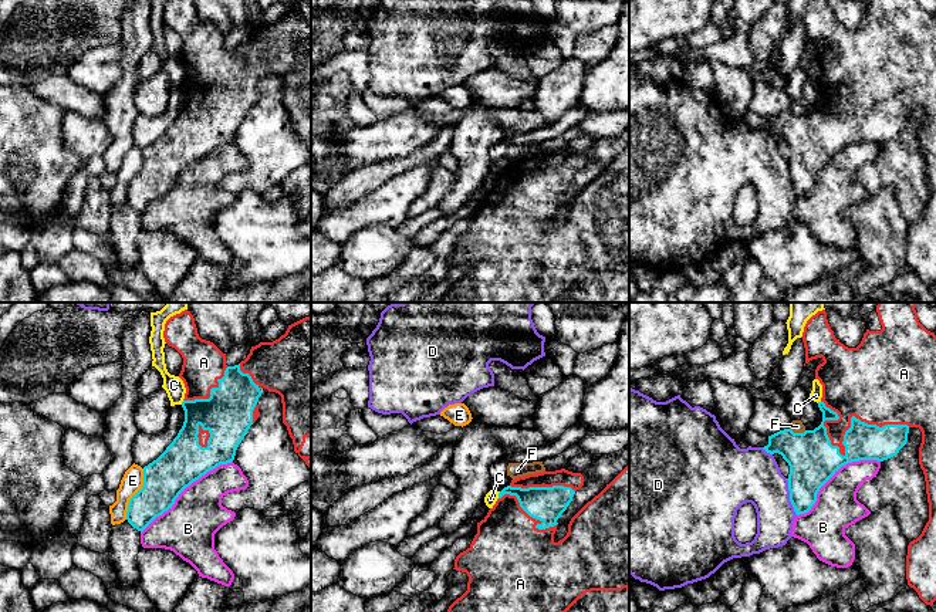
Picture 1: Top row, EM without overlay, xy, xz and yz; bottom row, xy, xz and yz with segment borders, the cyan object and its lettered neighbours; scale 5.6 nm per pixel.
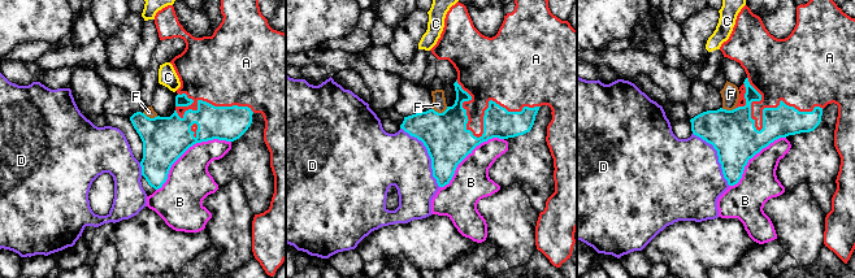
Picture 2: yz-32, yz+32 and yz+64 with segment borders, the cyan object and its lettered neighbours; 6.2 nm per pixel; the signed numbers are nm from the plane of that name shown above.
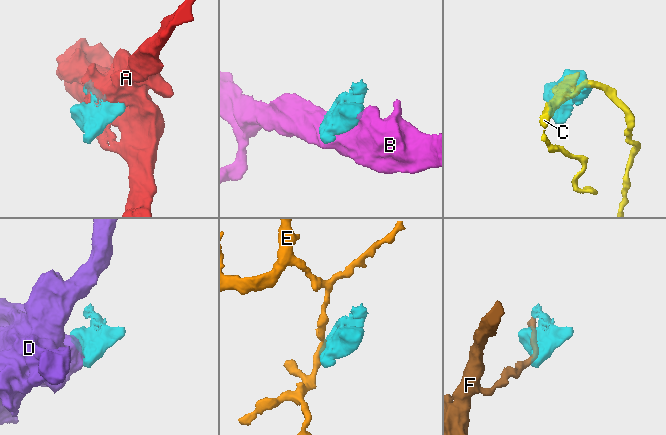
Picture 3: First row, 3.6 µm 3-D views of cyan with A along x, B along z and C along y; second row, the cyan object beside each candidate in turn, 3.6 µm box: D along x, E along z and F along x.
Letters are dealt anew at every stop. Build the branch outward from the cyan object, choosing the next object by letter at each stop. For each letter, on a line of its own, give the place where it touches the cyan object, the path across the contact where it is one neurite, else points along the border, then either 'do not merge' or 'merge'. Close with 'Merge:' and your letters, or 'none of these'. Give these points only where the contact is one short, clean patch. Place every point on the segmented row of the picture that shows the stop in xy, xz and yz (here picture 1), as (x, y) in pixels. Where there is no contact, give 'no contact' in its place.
A: contact yz (842, 442); merge
B: contact xy (185, 487); do not merge
C: contact xz (499, 496); border xz (500, 492), (496, 499); do not merge
D: contact yz (790, 497); border yz (786, 479), (788, 500), (797, 514); do not merge
E: contact xy (135, 494); border xy (144, 469), (144, 484), (129, 500), (125, 518); do not merge
F: contact yz (798, 433); do not merge
Merge: A

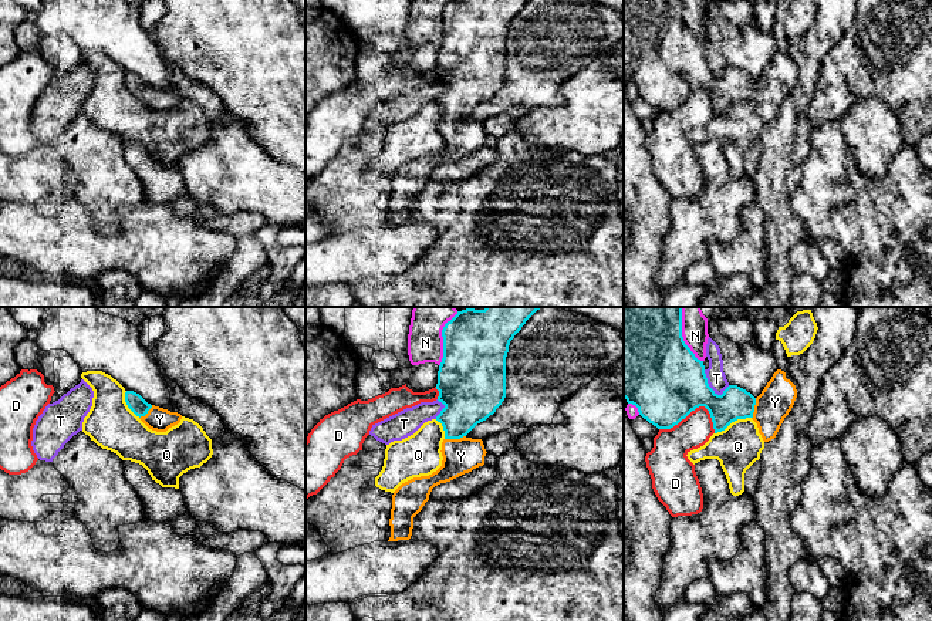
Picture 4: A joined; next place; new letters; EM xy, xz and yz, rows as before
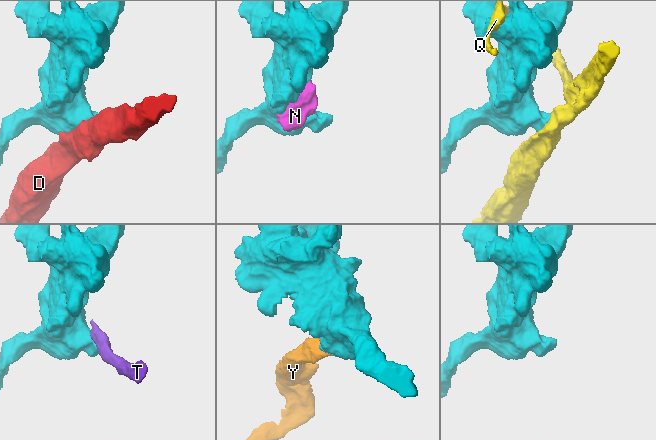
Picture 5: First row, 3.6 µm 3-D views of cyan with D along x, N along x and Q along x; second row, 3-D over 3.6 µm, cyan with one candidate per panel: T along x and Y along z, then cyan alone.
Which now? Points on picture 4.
D: contact yz (695, 408); do not merge
N: contact yz (681, 336); do not merge
Q: contact yz (732, 421); do not merge
T: contact yz (708, 384); border yz (703, 370), (708, 384), (721, 395); do not merge
Y: contact xz (455, 438); way xz (470, 397), (458, 418), (455, 438), (455, 446), (461, 456); merge
Merge: Y

